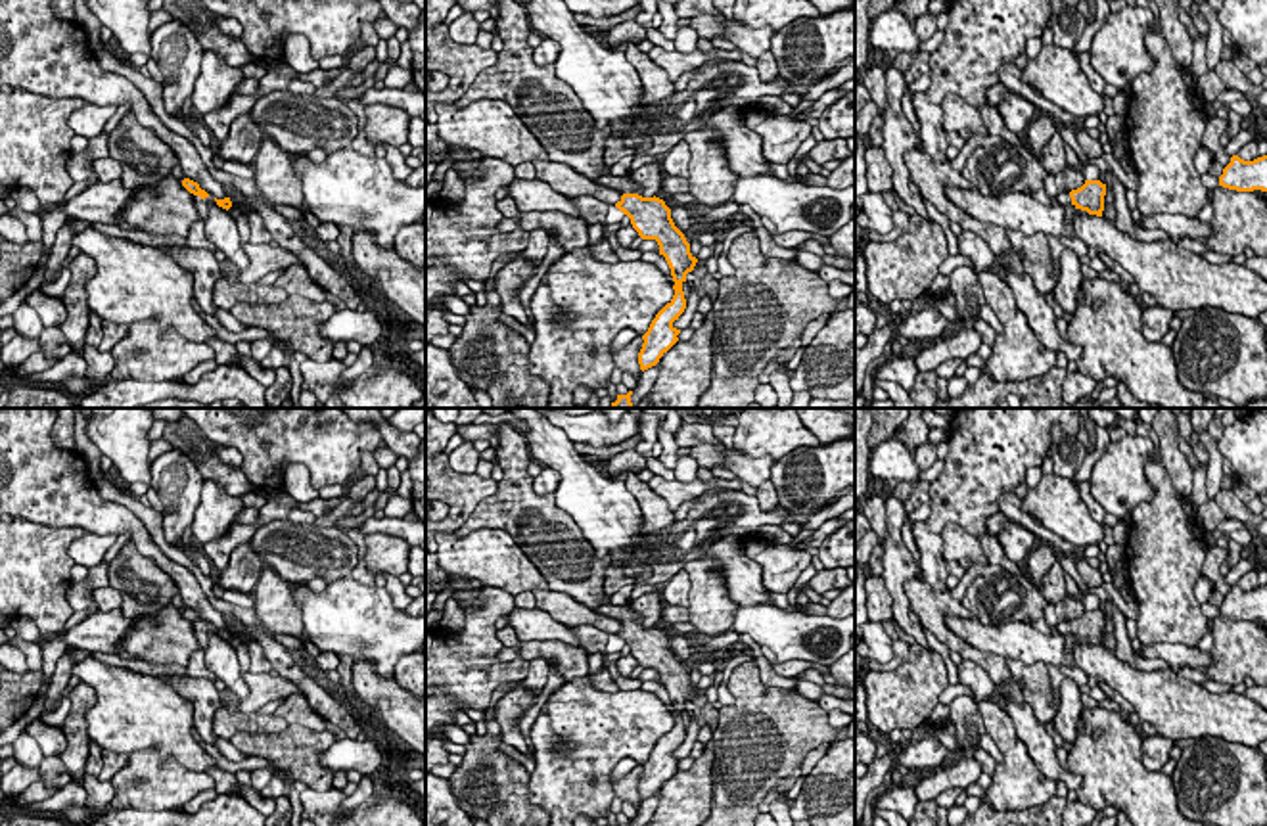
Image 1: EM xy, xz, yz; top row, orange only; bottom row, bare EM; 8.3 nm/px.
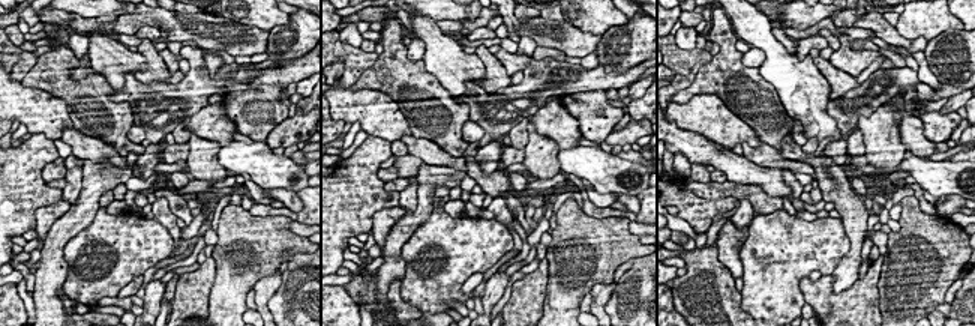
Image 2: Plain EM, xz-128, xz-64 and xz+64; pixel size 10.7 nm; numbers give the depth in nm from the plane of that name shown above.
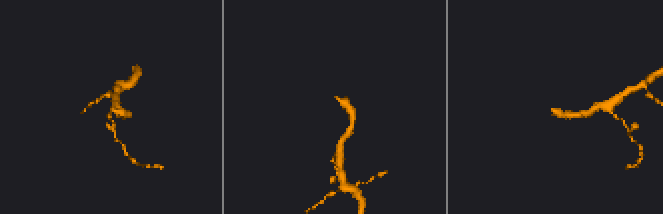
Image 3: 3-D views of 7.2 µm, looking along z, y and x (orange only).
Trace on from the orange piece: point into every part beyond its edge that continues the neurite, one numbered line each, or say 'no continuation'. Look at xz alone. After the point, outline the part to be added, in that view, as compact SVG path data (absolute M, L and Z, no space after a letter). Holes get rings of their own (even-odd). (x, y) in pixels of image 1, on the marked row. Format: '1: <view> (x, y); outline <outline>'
1: xz (623, 184); outline M610 172L608 174L602 174L594 180L596 184L600 186L610 186L611 190L617 190L621 194L642 194L642 186L633 182L629 176L611 176Z

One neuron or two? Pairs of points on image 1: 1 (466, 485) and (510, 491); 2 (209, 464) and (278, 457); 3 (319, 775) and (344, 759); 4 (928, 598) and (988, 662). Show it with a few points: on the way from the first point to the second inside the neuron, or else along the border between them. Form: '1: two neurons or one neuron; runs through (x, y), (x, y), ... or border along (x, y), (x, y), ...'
1: two neurons; border along (499, 483), (464, 522)
2: two neurons; border along (240, 468), (257, 487), (280, 485)
3: two neurons; border along (334, 740), (319, 757), (332, 773)
4: one neuron; runs through (932, 618), (968, 652)

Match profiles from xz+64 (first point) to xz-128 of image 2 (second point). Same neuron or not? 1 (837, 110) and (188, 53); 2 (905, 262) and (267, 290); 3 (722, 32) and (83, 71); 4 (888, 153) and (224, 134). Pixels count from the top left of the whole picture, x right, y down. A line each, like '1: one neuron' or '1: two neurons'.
1: one neuron
2: two neurons
3: two neurons
4: two neurons

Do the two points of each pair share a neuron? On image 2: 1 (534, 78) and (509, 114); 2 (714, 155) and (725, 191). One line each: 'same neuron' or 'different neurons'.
1: same neuron
2: different neurons

